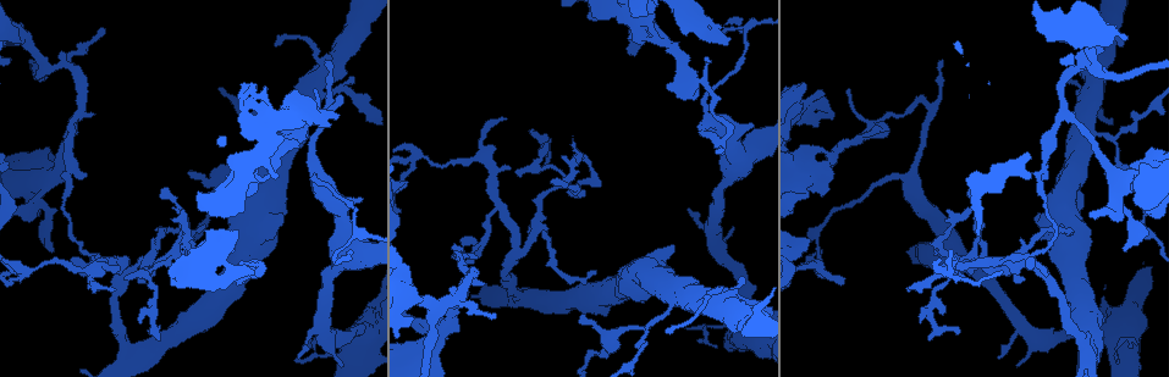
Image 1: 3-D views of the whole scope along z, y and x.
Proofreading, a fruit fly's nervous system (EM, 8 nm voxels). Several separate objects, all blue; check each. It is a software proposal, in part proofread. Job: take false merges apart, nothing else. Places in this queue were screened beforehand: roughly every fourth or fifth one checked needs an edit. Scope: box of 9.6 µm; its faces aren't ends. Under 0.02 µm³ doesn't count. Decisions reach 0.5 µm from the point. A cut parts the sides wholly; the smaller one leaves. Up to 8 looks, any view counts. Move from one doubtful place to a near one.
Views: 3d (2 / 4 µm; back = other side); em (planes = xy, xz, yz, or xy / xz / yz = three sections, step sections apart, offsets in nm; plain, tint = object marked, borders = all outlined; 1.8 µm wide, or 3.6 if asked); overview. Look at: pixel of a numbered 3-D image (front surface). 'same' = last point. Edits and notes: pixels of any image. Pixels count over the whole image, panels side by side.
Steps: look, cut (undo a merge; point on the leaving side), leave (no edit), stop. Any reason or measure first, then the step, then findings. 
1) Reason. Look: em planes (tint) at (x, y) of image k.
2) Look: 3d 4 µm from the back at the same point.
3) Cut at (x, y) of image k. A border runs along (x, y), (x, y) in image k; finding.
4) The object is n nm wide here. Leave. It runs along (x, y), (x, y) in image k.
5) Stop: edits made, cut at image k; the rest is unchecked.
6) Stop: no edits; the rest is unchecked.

Sharp bend. Look: 3d 2 µm at (154, 315) of image 1.

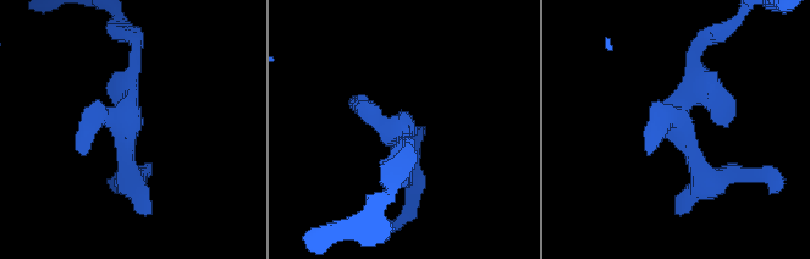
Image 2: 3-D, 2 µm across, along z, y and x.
Look: em planes (tint) at (124, 124) of image 2.

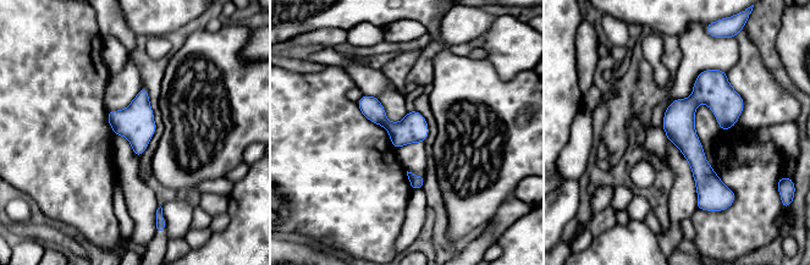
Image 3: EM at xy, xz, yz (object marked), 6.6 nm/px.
The object is 190 nm wide here. Leave. One cell here.

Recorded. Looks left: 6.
Narrows sharply. Look: 3d 2 µm at (975, 252) of image 1.

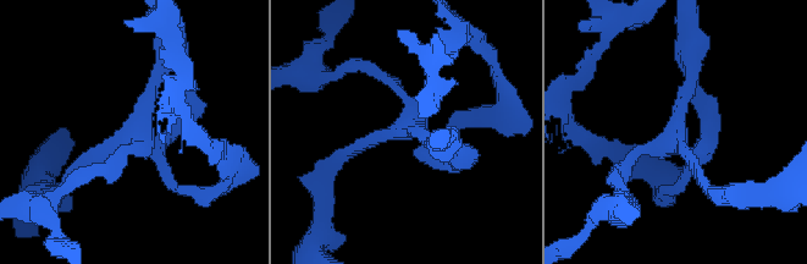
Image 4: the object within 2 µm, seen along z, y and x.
Look: em planes (tint) at (130, 142) of image 4.

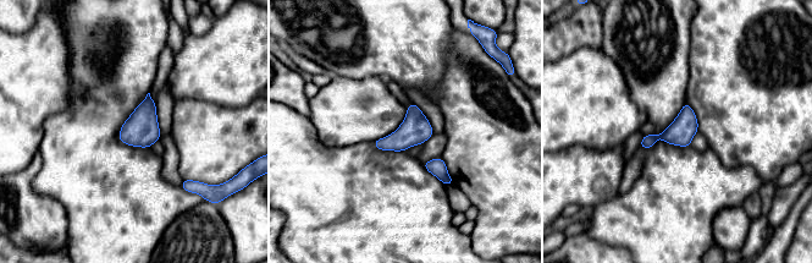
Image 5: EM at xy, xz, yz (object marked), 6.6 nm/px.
Leave. Continuous, no second cell.

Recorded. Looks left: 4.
Three arms meet. Look: 3d 4 µm at (25, 216) of image 1.

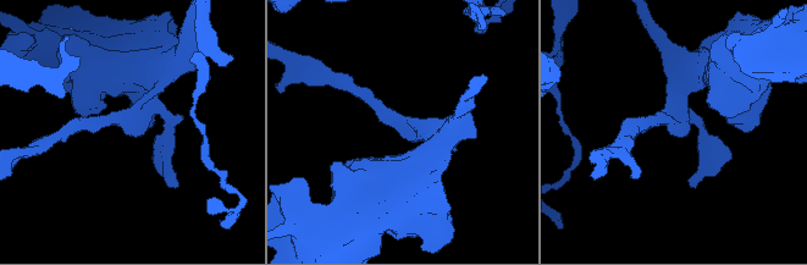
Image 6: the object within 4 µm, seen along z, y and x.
Need the tissue. Look: em xy step 16 (tint) at (677, 127) of image 6.

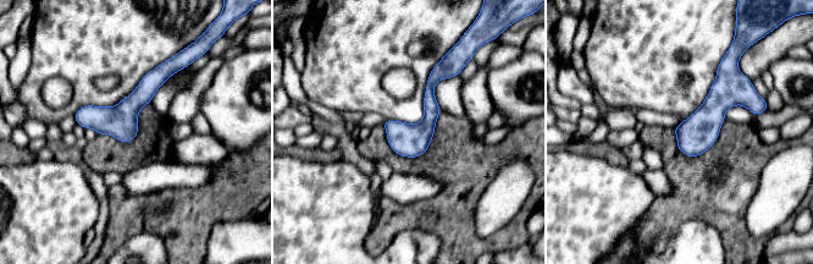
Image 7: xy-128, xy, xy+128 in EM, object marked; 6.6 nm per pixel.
Look: em planes (borders) at the same point.

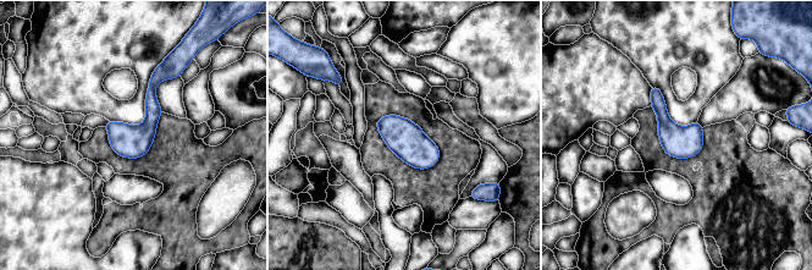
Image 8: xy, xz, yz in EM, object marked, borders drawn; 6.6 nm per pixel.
Leave. It runs along (169, 75), (152, 87), (152, 120), (120, 152) in image 8; continuous, no second cell.

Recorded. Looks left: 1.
Stop: no edits; the rest is unchecked.

